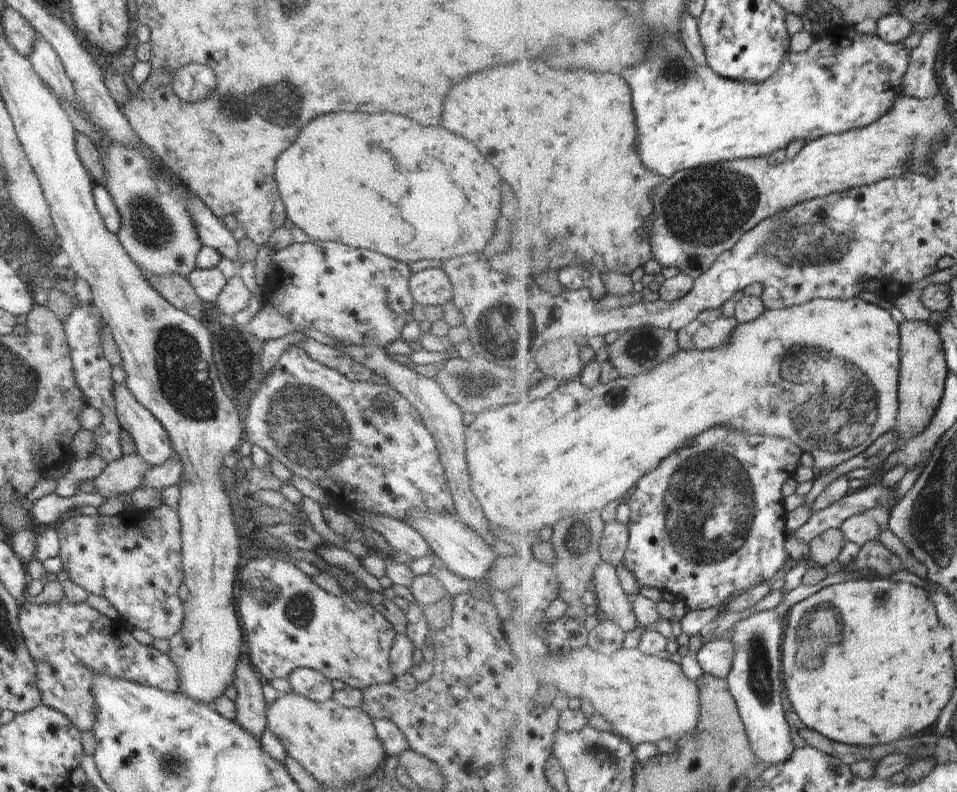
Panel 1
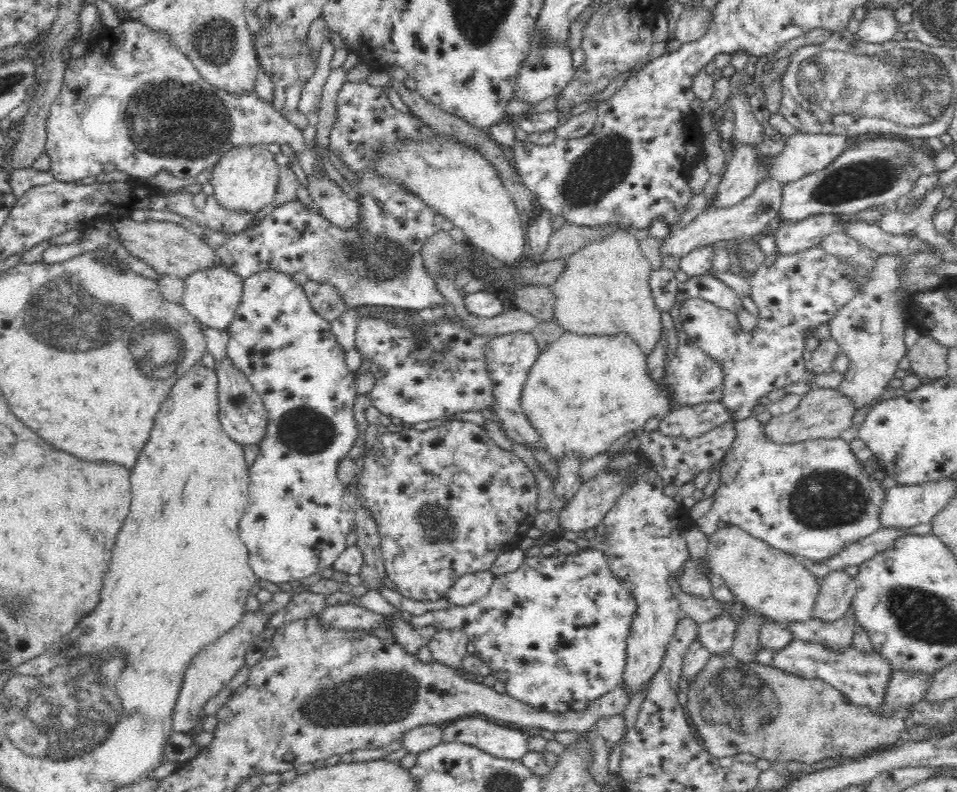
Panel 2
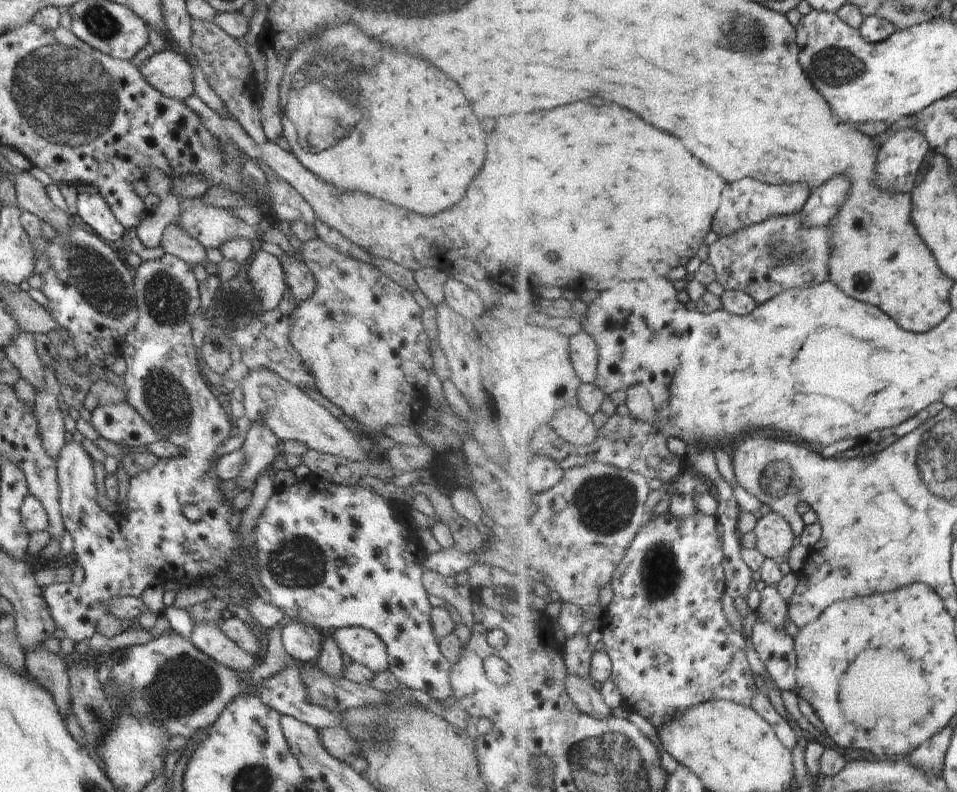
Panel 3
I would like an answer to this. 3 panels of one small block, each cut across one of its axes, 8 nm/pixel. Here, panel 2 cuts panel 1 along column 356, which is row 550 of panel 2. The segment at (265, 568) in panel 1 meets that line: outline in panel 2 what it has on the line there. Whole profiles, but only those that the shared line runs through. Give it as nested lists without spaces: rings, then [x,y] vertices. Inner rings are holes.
[[[654,468],[632,482],[608,510],[604,520],[595,527],[590,546],[602,551],[612,573],[631,591],[638,604],[627,642],[627,664],[623,686],[628,694],[638,694],[644,684],[654,678],[663,664],[667,646],[674,636],[681,617],[679,601],[668,585],[668,577],[690,559],[686,533],[690,529],[688,510],[664,494],[664,481]]]

